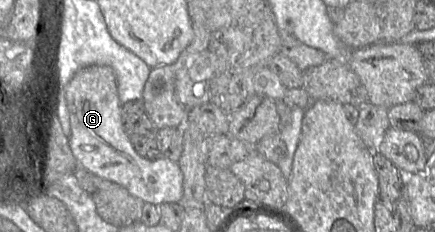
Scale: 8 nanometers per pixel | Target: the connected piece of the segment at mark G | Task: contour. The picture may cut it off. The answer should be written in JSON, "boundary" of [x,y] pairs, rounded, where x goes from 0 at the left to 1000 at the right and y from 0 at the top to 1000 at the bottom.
{"boundary":[[[211,280],[182,302],[152,371],[152,444],[163,547],[159,625],[184,716],[274,793],[331,875],[366,888],[418,871],[421,750],[409,698],[379,677],[343,690],[308,647],[280,534],[269,336],[255,289]]]}

